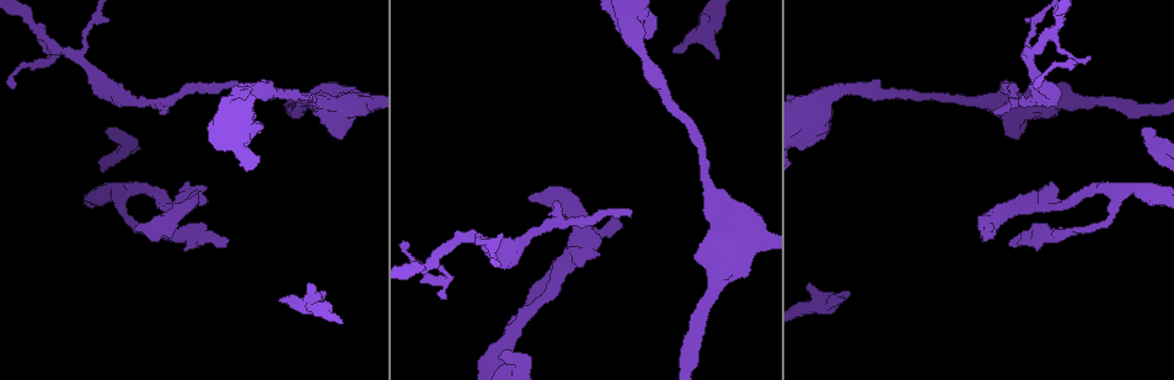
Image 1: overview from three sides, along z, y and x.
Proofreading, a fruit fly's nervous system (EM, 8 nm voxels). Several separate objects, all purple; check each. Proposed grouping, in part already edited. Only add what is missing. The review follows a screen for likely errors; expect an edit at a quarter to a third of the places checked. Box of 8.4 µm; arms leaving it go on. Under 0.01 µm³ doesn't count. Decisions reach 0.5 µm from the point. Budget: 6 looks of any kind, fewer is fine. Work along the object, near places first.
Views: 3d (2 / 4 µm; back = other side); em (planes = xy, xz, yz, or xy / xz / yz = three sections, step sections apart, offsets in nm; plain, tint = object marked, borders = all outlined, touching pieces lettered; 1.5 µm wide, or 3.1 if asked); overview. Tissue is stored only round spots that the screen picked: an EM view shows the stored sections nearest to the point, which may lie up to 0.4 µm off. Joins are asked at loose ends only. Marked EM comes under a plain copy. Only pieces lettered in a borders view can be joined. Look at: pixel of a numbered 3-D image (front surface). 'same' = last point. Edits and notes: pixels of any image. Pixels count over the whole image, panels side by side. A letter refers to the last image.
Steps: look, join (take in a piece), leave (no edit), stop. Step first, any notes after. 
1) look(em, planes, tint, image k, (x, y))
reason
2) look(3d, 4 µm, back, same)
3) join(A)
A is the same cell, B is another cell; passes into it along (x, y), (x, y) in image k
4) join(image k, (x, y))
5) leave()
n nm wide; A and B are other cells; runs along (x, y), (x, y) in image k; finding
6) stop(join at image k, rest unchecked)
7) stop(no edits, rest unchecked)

look(em, xy, step 4, tint, image 1, (1010, 242))
free end

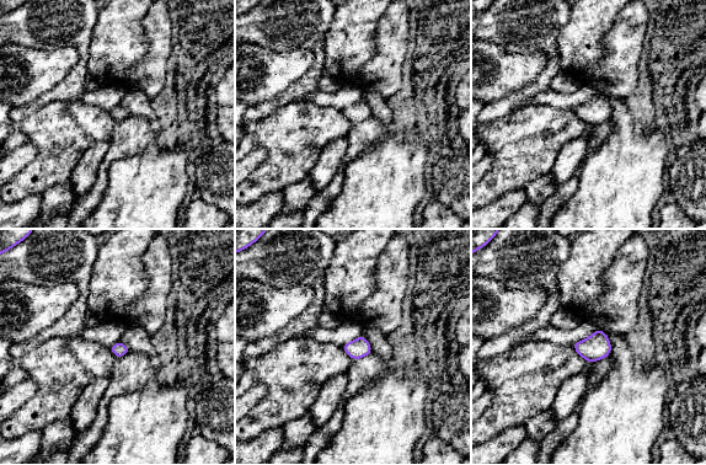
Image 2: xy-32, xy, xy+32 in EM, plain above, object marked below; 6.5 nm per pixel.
look(em, planes, borders, same)
cut it another way

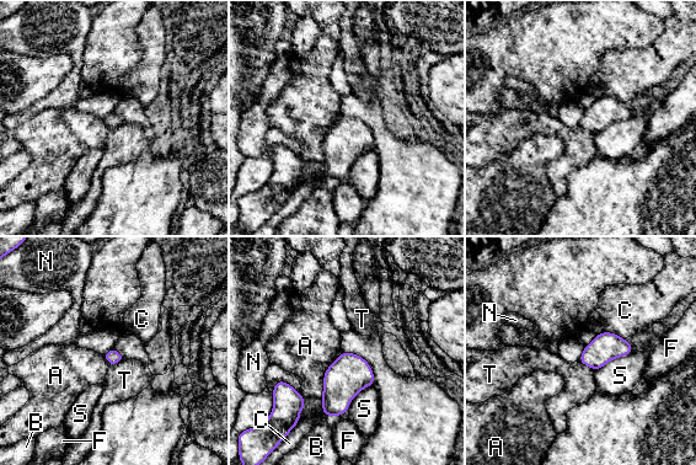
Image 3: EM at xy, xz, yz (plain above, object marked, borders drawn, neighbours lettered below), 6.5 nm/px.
leave()
A, B, C, F, N, S and T are other cells; border along (332, 361), (324, 377), (322, 413) in image 3; no lettered piece goes on from it

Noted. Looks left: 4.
look(3d, 2 µm, image 1, (47, 55))
free end

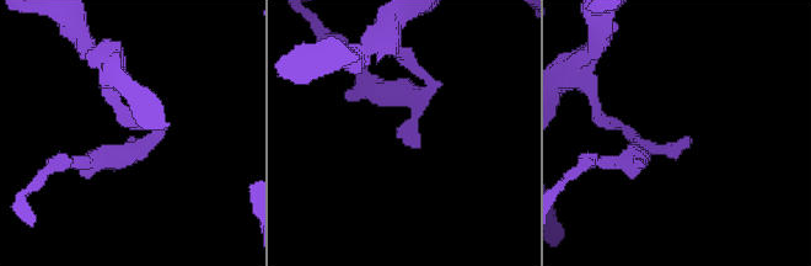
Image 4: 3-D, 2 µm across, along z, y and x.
look(em, xy, step 4, borders, image 4, (687, 141))

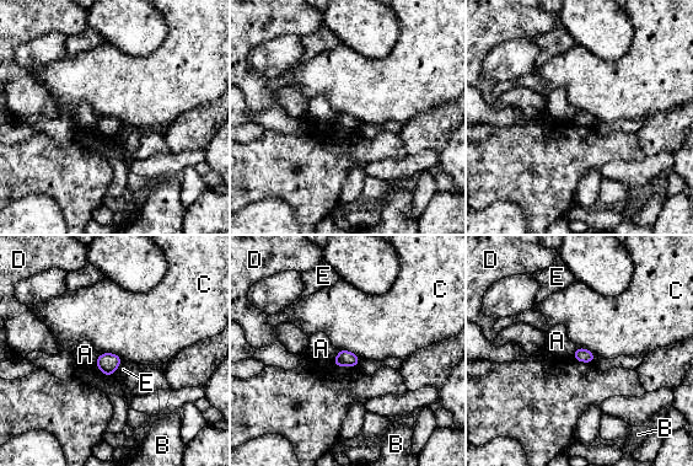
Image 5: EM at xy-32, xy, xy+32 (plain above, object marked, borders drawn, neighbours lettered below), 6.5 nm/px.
look(em, planes, borders, same)

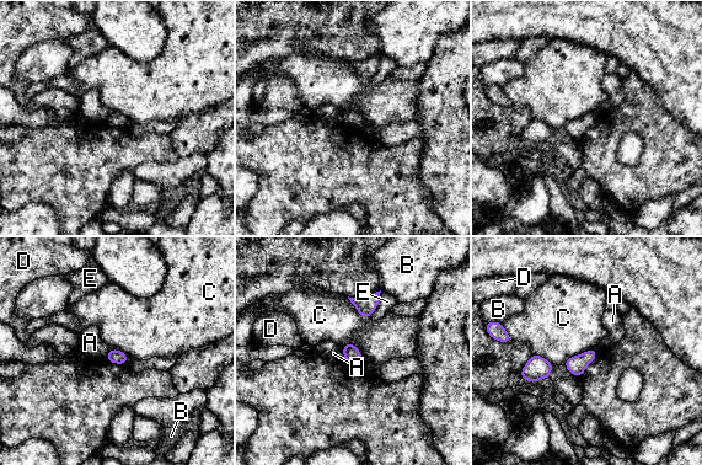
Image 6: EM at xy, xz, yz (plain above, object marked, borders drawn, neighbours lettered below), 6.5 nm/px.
leave()
A, B, C, D and E are other cells; border along (596, 348), (573, 354), (562, 364) in image 6; no lettered piece goes on from it

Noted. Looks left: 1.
look(em, planes, borders, image 1, (237, 80))
thin end

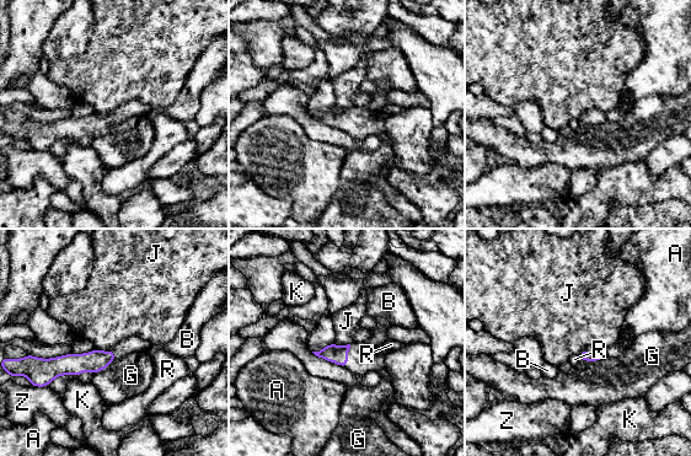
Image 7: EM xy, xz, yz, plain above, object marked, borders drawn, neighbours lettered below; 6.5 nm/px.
leave()
A, B, G, J, K, R and Z are other cells; runs along (112, 357), (76, 364), (38, 360) in image 7; none of them fits

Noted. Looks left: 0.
stop(no edits, rest unchecked)

